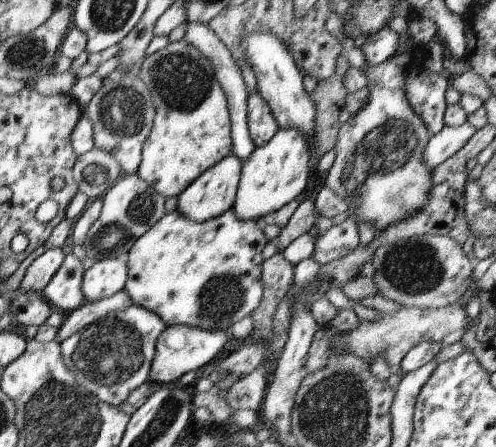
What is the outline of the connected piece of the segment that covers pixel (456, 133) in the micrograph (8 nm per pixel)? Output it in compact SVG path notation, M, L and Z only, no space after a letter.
M467 122L457 128L445 126L441 132L431 136L429 142L425 144L425 152L423 152L425 166L433 172L441 162L445 162L449 156L453 156L459 148L463 148L475 132L477 132L477 128Z

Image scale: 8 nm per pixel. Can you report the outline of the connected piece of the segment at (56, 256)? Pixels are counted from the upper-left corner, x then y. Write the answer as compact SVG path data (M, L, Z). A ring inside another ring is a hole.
M53 248L53 250L45 250L41 256L37 256L25 270L19 290L23 290L23 294L27 292L43 292L43 288L51 282L53 274L59 270L59 266L63 264L65 254L61 252L61 248Z

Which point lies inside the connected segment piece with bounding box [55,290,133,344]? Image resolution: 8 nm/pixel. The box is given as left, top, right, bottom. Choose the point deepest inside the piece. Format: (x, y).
(86, 314)

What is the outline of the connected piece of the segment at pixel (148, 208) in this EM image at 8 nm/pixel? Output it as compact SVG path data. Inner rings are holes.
M137 172L129 176L121 176L119 182L115 182L105 194L103 194L103 208L99 218L91 224L85 240L83 250L89 260L105 260L105 258L125 258L133 242L143 236L153 224L157 224L159 218L165 216L165 196L155 192L151 186L147 186Z

